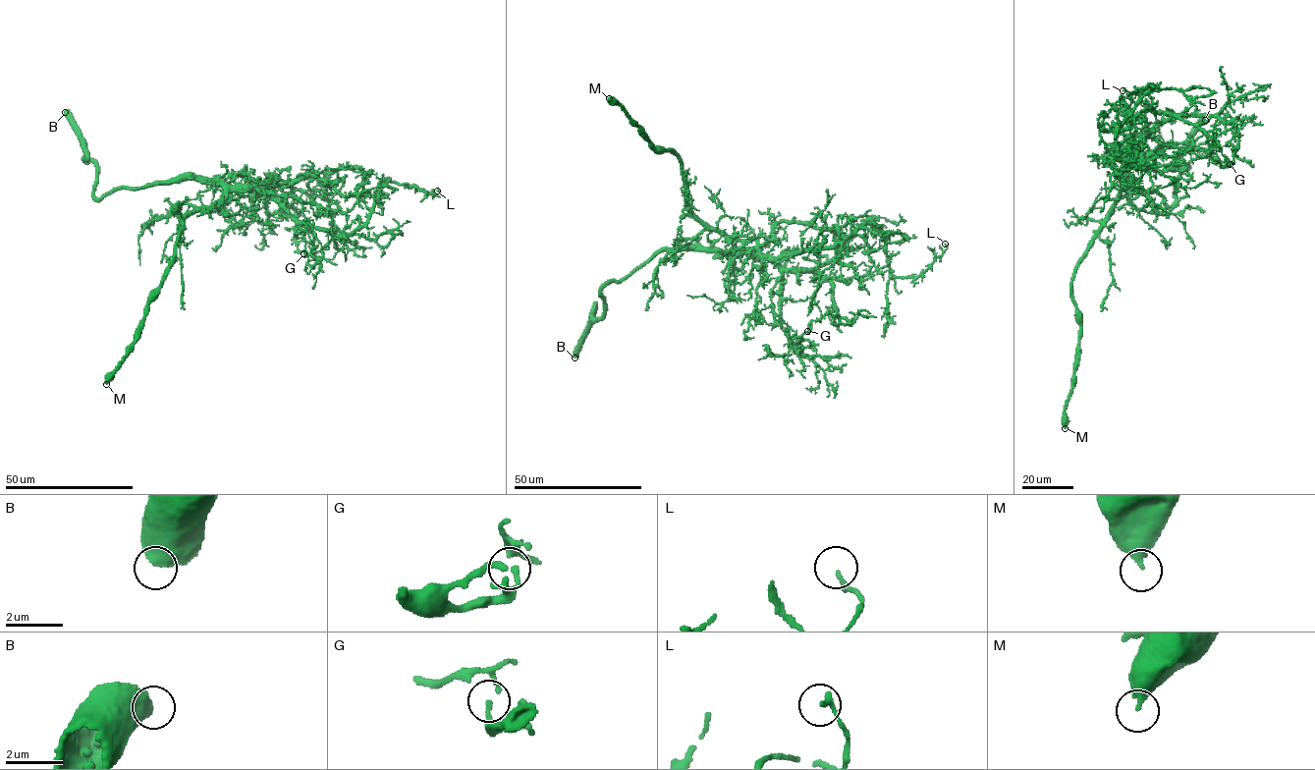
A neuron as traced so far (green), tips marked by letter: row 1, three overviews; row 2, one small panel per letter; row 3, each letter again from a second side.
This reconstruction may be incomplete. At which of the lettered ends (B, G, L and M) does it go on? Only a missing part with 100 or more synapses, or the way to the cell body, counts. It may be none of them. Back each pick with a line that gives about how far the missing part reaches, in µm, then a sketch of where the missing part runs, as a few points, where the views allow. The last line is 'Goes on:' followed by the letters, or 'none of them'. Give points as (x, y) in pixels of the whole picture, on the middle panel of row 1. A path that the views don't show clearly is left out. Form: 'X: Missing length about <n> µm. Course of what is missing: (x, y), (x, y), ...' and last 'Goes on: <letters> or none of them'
M: Missing length about 25 µm
Goes on: M

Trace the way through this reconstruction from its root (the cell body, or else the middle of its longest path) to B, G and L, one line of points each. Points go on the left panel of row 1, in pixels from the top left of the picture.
B: (237, 191), (225, 183), (183, 179), (118, 188), (98, 199), (96, 164), (85, 159), (84, 139), (65, 112)
G: (237, 191), (293, 184), (309, 171), (316, 176), (325, 187), (335, 232), (320, 250), (305, 256), (303, 253)
L: (237, 191), (264, 192), (300, 221), (342, 236), (364, 225), (382, 183), (414, 185), (439, 196), (437, 191)

